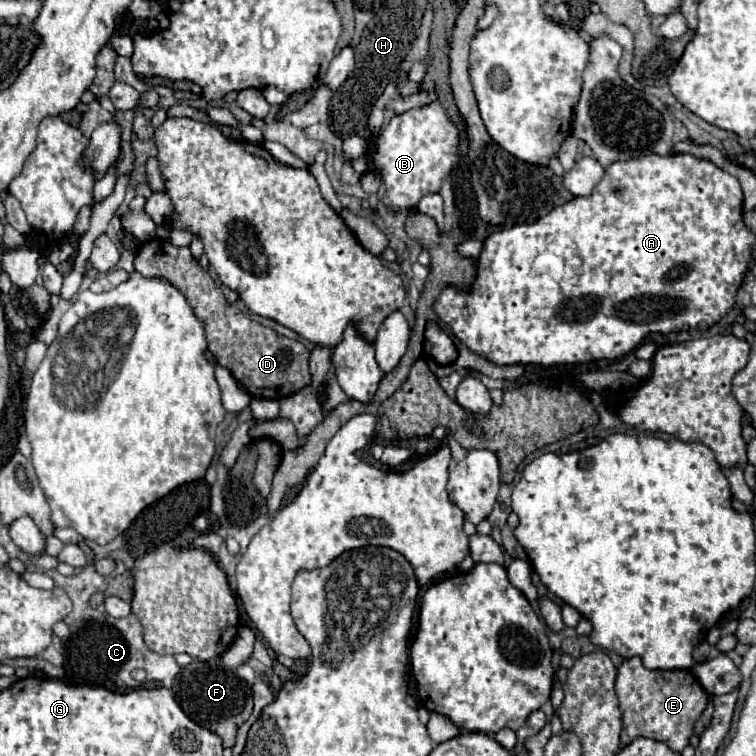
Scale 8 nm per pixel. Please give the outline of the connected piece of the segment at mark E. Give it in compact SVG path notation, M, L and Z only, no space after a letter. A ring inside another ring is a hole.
M639 656L623 660L617 670L615 690L623 712L621 744L633 742L637 736L665 742L671 750L681 752L689 744L693 726L707 706L709 694L703 690L691 670L649 670Z

